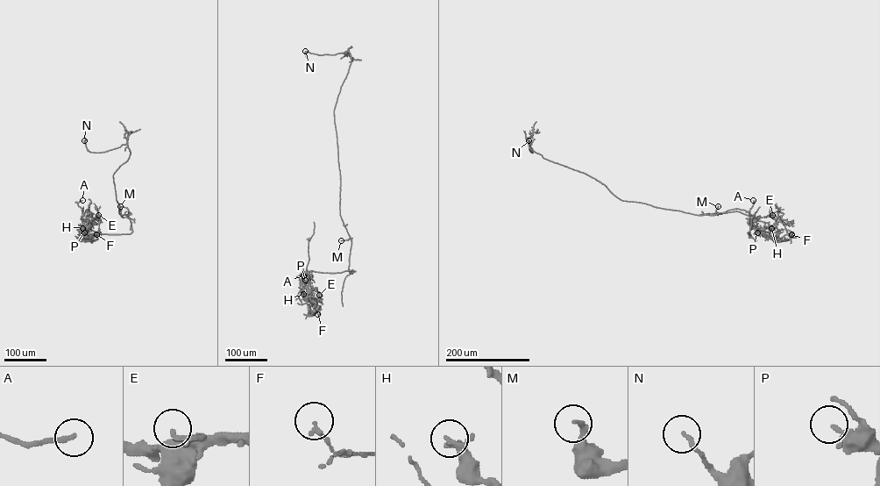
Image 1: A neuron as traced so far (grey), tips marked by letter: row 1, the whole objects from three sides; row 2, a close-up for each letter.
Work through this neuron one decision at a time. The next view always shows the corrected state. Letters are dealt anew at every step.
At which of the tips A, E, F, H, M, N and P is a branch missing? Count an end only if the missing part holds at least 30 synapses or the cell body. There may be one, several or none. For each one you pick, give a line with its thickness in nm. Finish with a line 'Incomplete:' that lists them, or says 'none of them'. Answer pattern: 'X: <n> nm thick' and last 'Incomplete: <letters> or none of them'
Incomplete: none of them

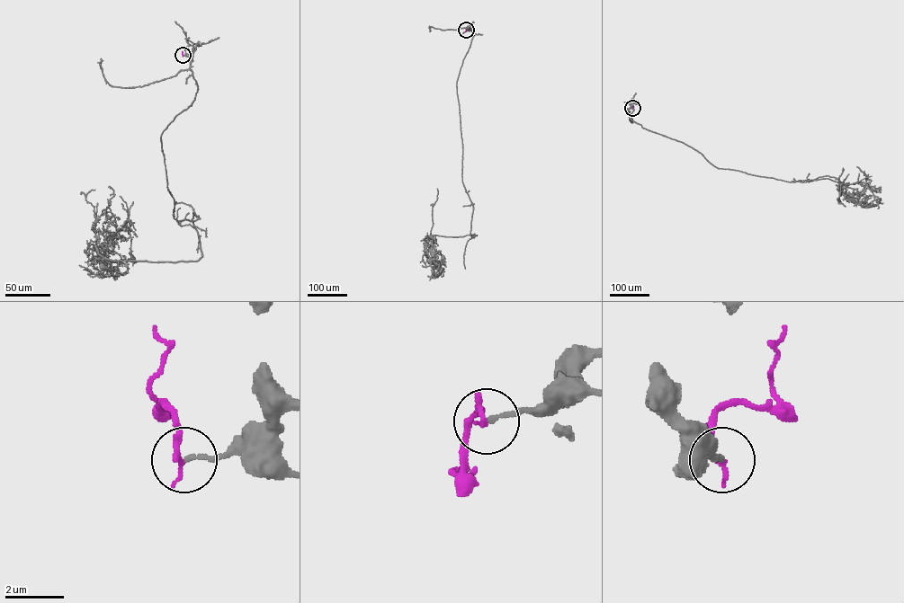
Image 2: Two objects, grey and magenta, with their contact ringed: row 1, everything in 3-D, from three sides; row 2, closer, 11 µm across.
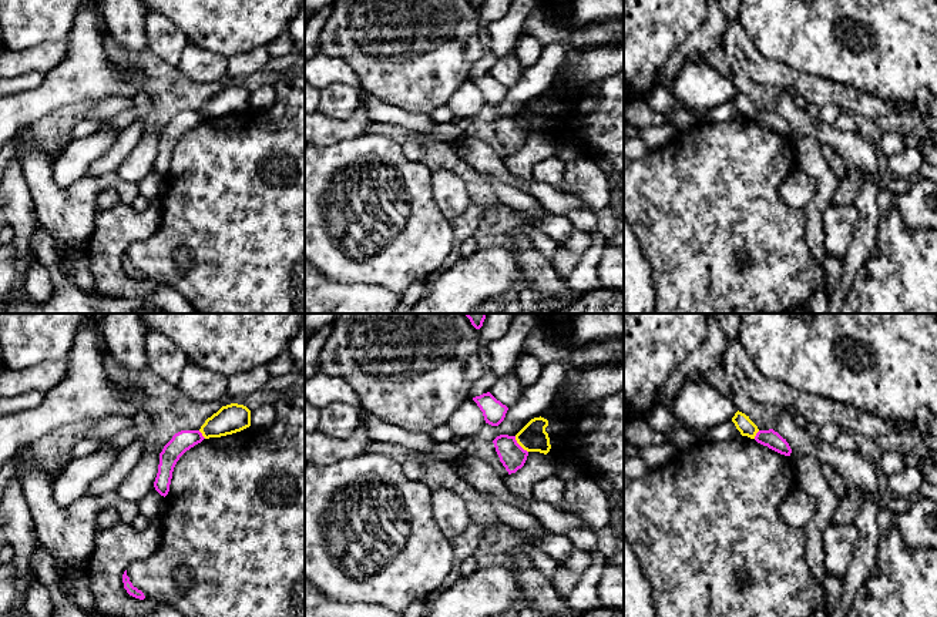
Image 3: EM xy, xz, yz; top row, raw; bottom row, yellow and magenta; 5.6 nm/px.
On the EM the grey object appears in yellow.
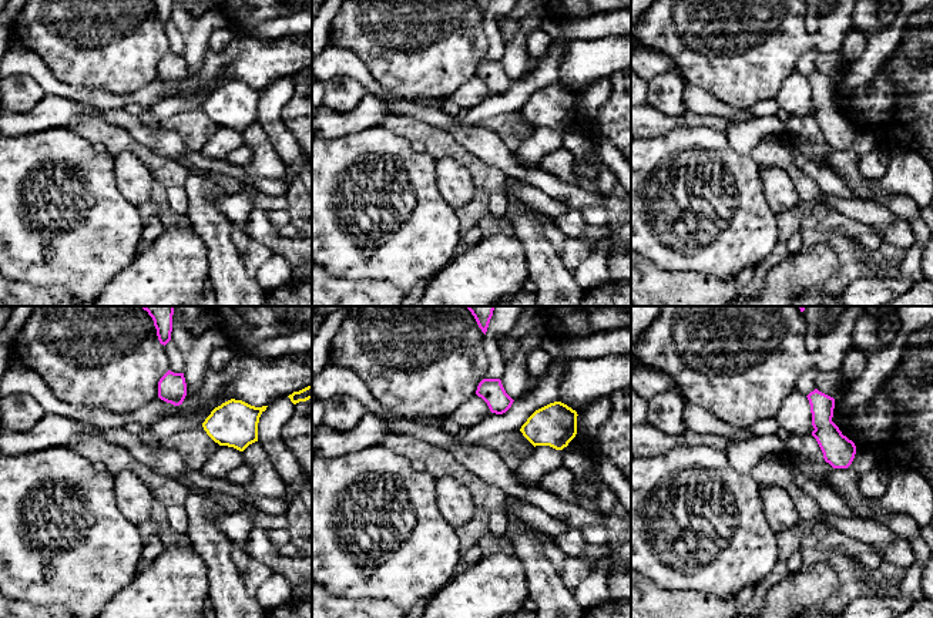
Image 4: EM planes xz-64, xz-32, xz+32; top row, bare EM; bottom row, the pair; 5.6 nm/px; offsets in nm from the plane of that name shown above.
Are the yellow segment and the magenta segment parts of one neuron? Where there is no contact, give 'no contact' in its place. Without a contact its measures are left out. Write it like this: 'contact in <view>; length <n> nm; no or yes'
contact in xz; length 120 nm; no

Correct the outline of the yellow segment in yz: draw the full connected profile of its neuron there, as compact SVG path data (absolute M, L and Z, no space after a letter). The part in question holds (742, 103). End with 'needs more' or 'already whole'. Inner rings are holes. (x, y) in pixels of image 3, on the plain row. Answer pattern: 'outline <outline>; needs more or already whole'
outline M739 91L732 98L732 103L735 104L736 110L740 113L742 117L755 120L756 114L759 113L758 107L749 100L749 97Z; already whole

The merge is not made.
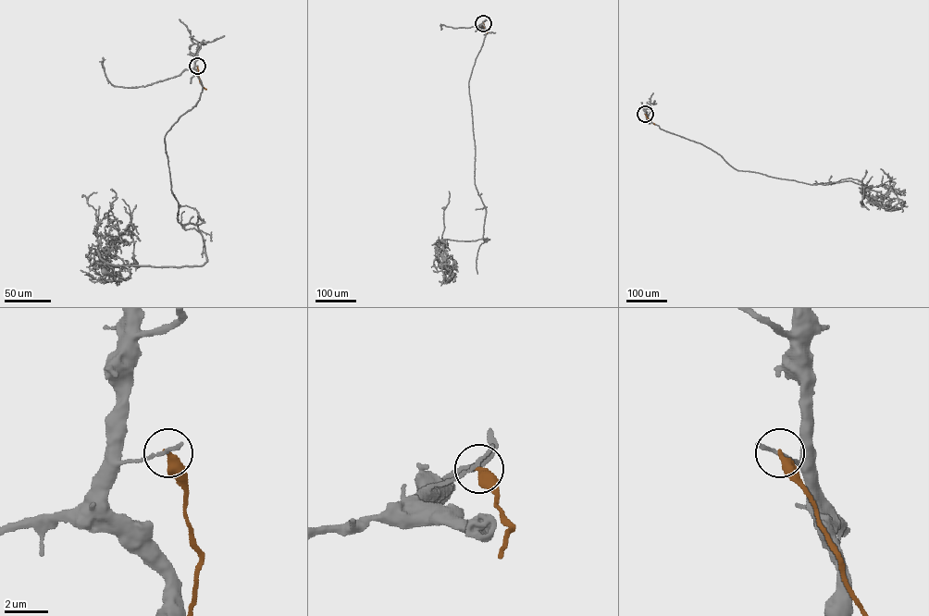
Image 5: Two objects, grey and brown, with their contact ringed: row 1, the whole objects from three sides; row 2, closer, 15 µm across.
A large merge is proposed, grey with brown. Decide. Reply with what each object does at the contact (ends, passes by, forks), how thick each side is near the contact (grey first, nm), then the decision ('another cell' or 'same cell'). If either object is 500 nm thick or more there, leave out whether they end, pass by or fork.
grey ends | brown ends | 190/400 nm | another cell

